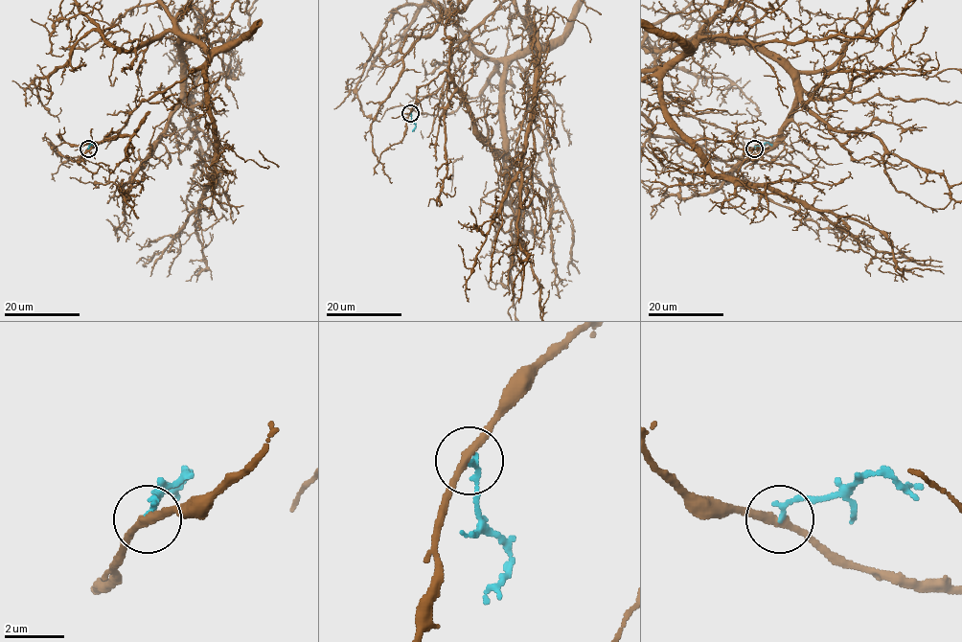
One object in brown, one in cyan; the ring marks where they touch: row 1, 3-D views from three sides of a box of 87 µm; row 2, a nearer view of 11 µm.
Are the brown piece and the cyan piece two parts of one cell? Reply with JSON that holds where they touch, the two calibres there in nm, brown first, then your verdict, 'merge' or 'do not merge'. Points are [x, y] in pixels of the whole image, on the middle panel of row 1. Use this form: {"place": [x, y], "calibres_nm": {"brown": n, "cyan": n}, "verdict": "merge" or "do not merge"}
{"place": [410, 113], "calibres_nm": {"brown": 260, "cyan": 170}, "verdict": "do not merge"}

